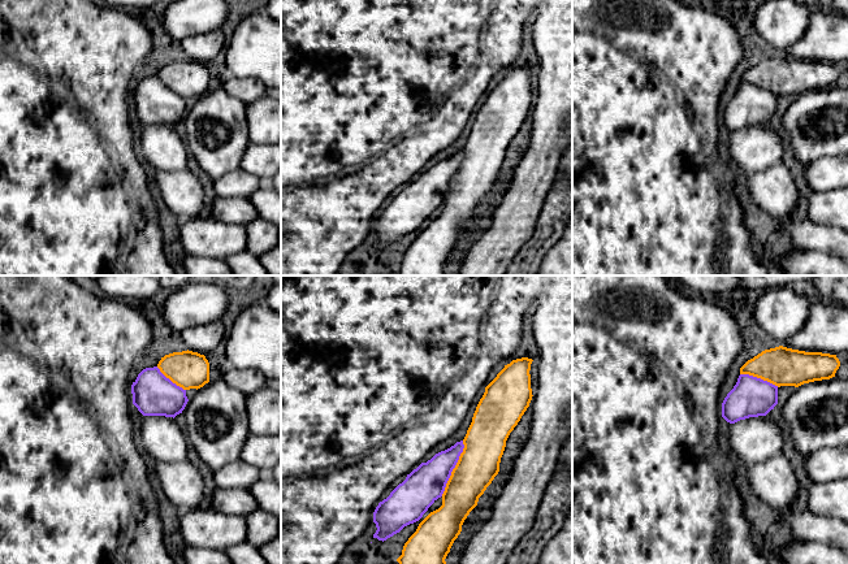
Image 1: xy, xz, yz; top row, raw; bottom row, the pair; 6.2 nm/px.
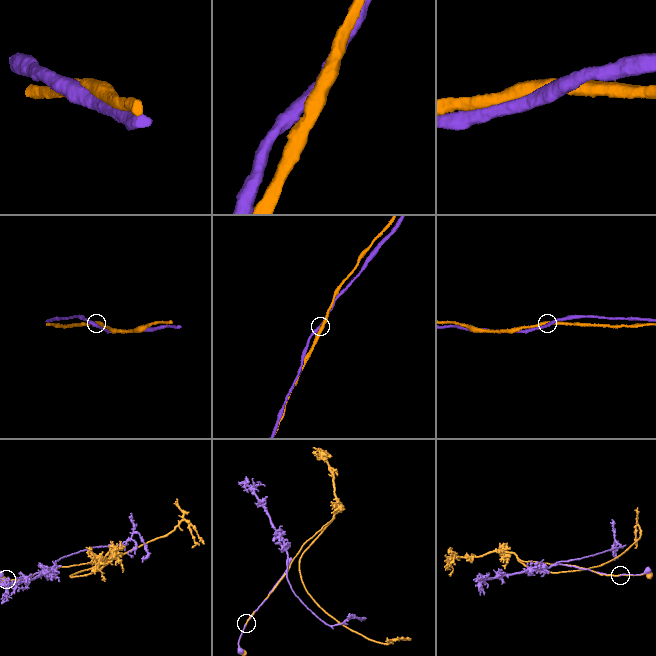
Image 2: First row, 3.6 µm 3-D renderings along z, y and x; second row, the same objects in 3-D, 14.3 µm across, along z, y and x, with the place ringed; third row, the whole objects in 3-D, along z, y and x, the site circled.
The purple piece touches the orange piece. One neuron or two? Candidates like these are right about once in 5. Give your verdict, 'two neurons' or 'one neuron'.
two neurons

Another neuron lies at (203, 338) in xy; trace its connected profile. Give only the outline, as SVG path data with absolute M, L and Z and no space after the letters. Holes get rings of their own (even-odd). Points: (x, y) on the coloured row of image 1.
M222 321L191 326L181 331L181 338L189 351L205 355L224 343L226 338L225 325Z

